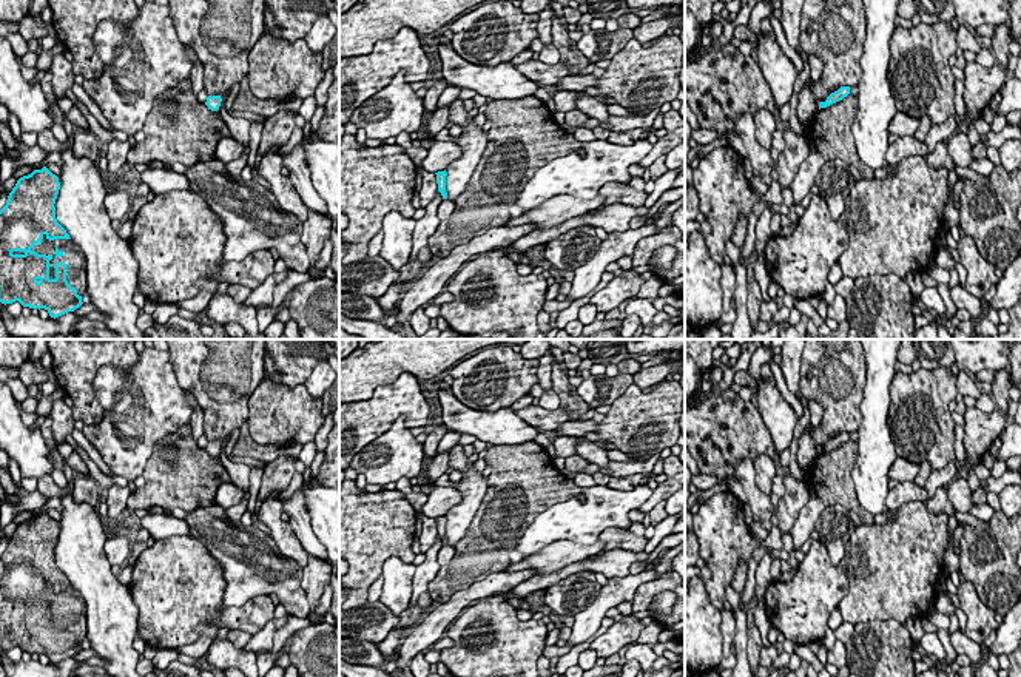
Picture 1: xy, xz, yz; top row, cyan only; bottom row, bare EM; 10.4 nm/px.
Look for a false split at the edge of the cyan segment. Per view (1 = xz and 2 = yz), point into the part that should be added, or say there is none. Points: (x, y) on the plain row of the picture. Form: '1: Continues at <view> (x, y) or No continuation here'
1: No continuation here
2: No continuation here

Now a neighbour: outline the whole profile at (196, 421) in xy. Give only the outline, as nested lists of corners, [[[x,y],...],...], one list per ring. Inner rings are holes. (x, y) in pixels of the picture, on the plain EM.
[[[187,392],[188,404],[193,407],[193,415],[190,419],[193,438],[197,441],[204,435],[204,410],[197,406],[194,396]]]

